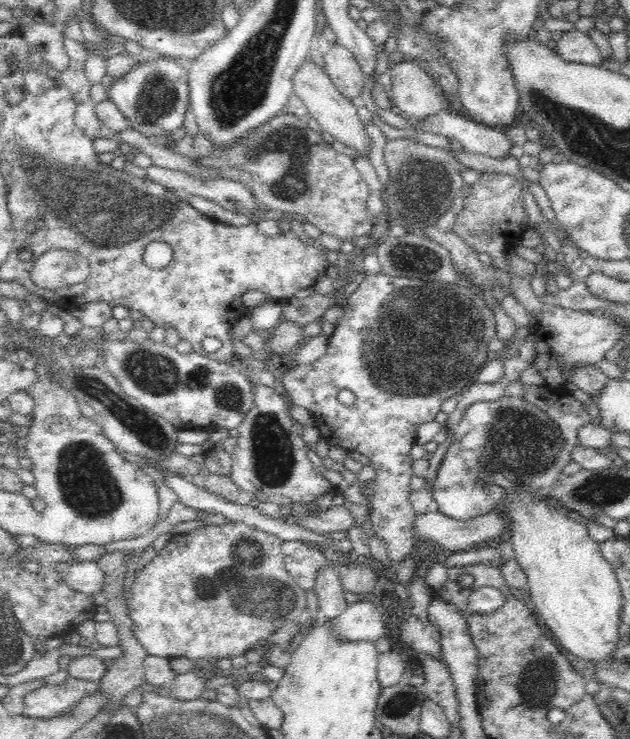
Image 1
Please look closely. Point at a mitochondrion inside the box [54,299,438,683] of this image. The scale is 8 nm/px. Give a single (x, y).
(245, 581)

